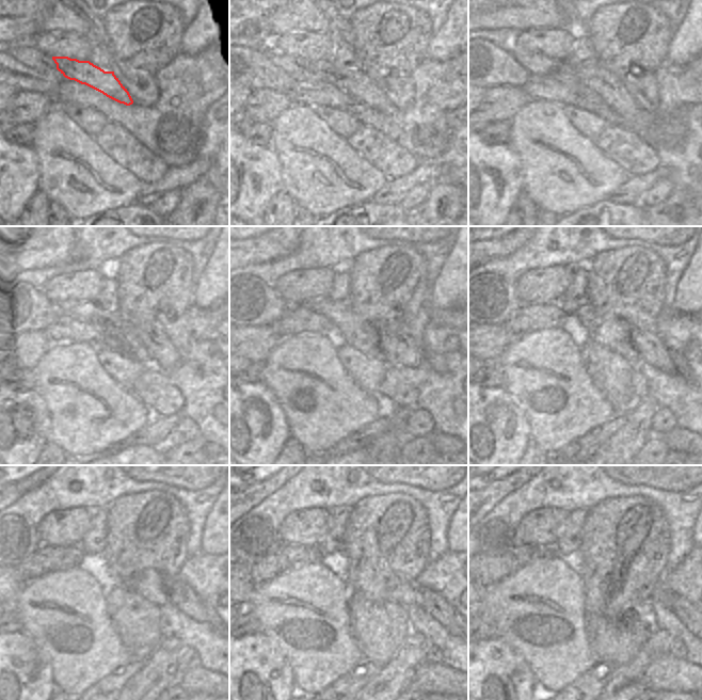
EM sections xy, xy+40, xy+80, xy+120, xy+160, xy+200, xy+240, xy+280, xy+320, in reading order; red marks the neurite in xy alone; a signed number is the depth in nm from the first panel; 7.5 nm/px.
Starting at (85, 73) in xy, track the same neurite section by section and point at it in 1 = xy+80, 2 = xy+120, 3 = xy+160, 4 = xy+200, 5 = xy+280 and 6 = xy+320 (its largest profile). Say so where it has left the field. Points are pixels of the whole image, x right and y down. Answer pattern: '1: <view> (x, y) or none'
1: xy+80 (610, 89)
2: xy+120 (148, 344)
3: xy+160 (399, 349)
4: xy+200 (652, 350)
5: xy+280 (434, 604)
6: xy+320 (685, 610)

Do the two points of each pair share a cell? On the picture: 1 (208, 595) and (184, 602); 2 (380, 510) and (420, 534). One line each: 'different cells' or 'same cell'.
1: different cells
2: same cell

